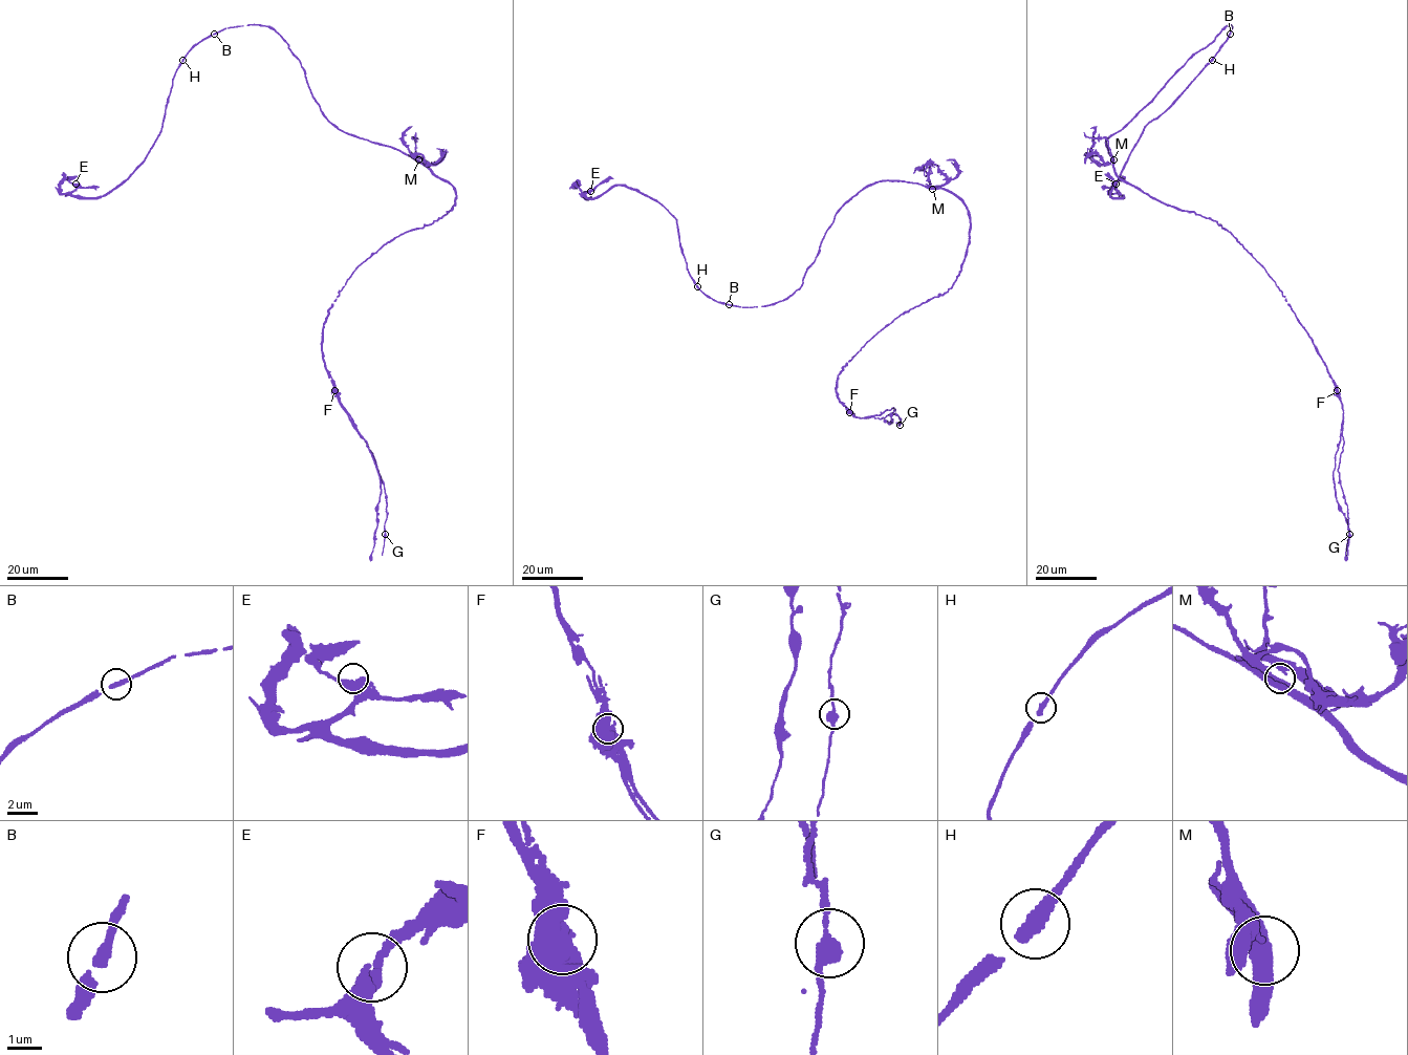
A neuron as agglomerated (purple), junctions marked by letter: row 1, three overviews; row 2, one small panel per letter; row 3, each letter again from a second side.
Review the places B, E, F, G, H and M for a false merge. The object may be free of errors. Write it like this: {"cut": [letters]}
{"cut": ["F"]}

